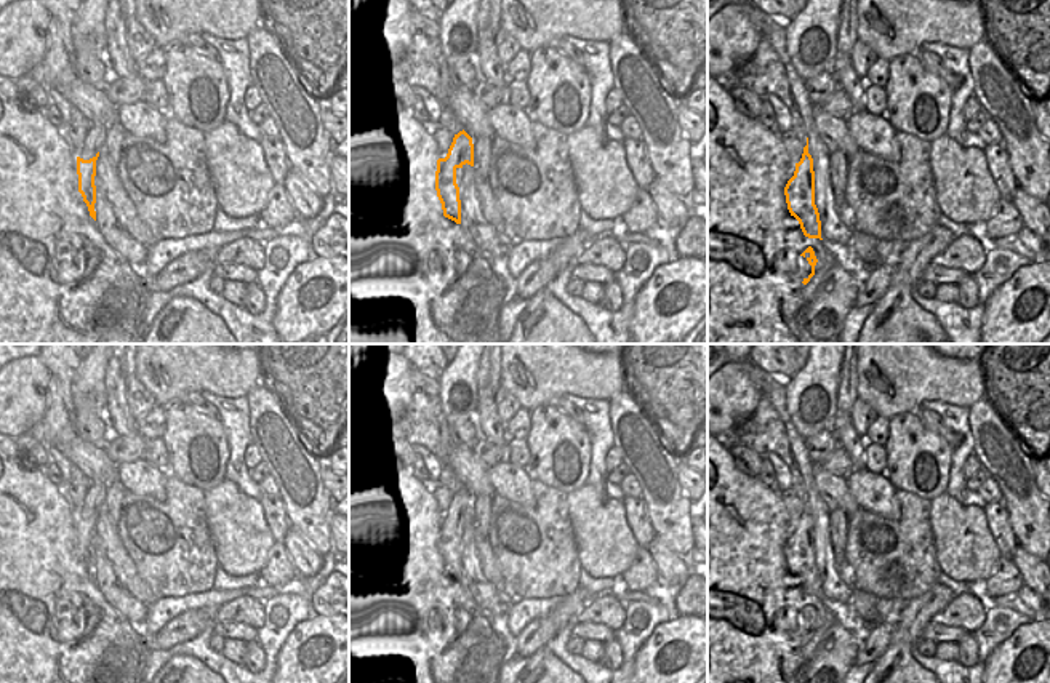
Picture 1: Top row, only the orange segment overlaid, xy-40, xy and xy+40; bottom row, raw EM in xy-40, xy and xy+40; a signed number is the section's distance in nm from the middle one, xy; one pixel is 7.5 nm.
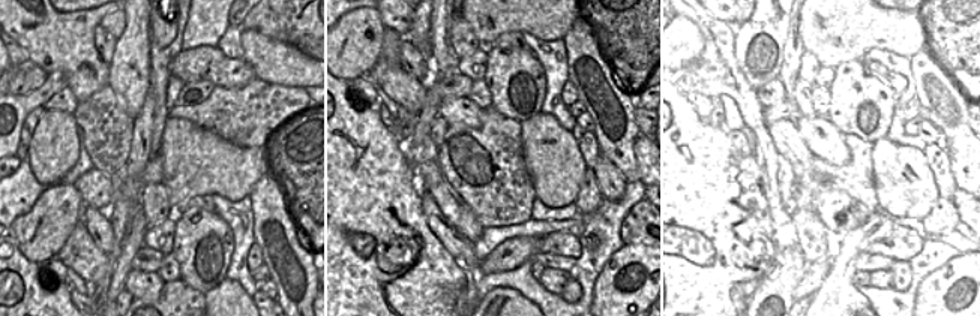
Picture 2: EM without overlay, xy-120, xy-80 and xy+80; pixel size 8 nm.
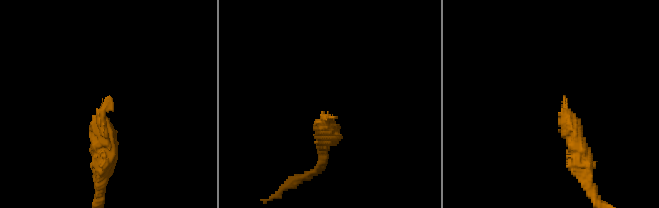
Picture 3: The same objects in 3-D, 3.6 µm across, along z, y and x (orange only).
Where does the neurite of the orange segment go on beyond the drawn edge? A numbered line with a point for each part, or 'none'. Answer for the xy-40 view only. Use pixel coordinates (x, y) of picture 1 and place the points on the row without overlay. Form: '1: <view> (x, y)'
1: xy-40 (95, 499)

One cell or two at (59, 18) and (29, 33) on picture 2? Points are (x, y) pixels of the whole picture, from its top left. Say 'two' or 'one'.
two

